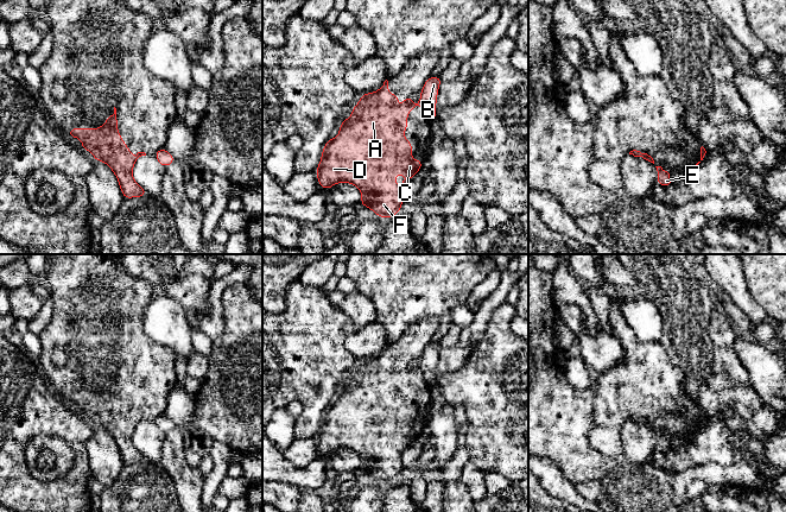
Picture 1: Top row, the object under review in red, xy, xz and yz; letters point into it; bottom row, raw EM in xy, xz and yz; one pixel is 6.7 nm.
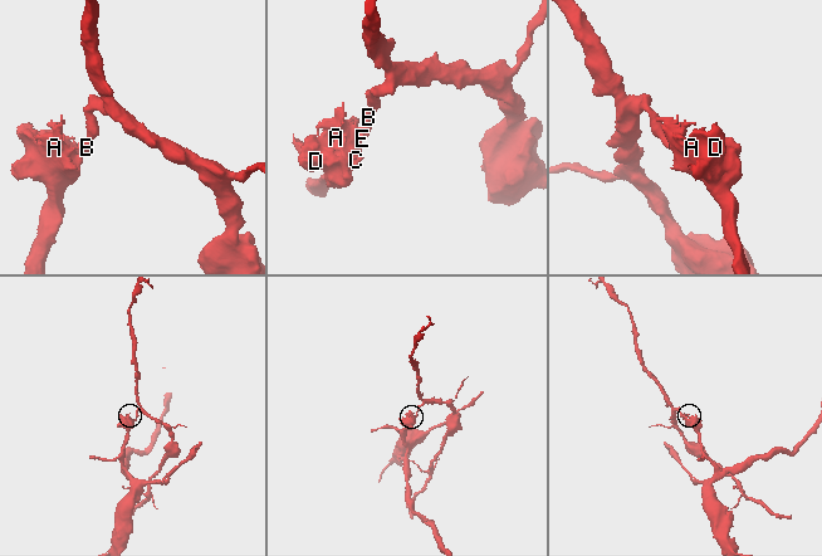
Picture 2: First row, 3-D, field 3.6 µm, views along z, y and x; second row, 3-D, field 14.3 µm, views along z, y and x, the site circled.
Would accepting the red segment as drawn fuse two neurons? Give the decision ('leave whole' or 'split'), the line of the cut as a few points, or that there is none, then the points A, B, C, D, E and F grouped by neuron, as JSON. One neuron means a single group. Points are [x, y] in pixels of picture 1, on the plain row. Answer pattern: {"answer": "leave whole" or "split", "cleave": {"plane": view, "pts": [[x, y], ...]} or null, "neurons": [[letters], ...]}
{"answer": "split", "cleave": {"plane": "xz", "pts": [[419, 370], [422, 372]]}, "neurons": [["A", "C", "D", "E", "F"], ["B"]]}

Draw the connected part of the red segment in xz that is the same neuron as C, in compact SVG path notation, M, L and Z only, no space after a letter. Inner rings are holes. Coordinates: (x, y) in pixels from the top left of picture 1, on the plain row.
M388 347L374 359L363 360L359 369L353 374L351 383L346 385L340 392L340 399L335 405L329 405L322 417L322 424L316 436L318 450L322 454L330 455L334 450L346 448L354 450L362 459L361 472L370 474L378 482L391 483L397 481L404 469L401 454L406 450L421 434L423 426L412 425L412 410L402 402L407 396L407 380L413 373L421 373L420 369L413 369L412 362L408 361L402 367L402 373L398 373L398 361L388 359ZM394 441L405 441L406 444L395 455L393 451L397 447Z

